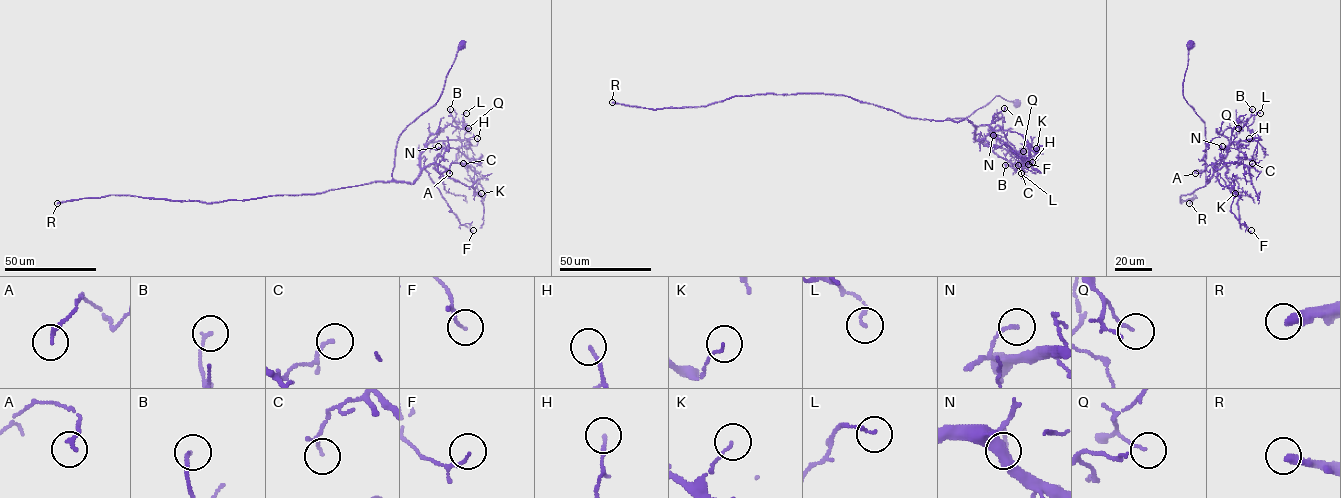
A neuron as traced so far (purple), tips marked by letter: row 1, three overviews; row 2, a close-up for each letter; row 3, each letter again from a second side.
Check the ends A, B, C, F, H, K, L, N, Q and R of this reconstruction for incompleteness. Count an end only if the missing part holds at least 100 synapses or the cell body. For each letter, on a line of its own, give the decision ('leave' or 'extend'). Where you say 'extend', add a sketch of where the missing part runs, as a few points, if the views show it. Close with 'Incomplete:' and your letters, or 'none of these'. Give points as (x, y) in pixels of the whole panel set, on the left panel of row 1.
A: leave
B: leave
C: leave
F: leave
H: leave
K: leave
L: leave
N: leave
Q: leave
R: extend; missing branch runs (57, 203), (15, 214), (3, 225), (0, 191), (6, 178), (11, 179), (18, 190)
Incomplete: R

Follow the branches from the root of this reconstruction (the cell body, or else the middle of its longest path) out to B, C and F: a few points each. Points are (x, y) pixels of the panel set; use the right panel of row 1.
B: (1191, 45), (1183, 94), (1204, 123), (1206, 183), (1226, 155), (1231, 130), (1236, 124), (1243, 126), (1252, 109)
C: (1191, 45), (1183, 94), (1204, 123), (1206, 183), (1213, 173), (1212, 164), (1219, 169), (1227, 163), (1252, 163)
F: (1191, 45), (1183, 94), (1204, 123), (1206, 183), (1220, 156), (1235, 193), (1231, 211), (1251, 230)

